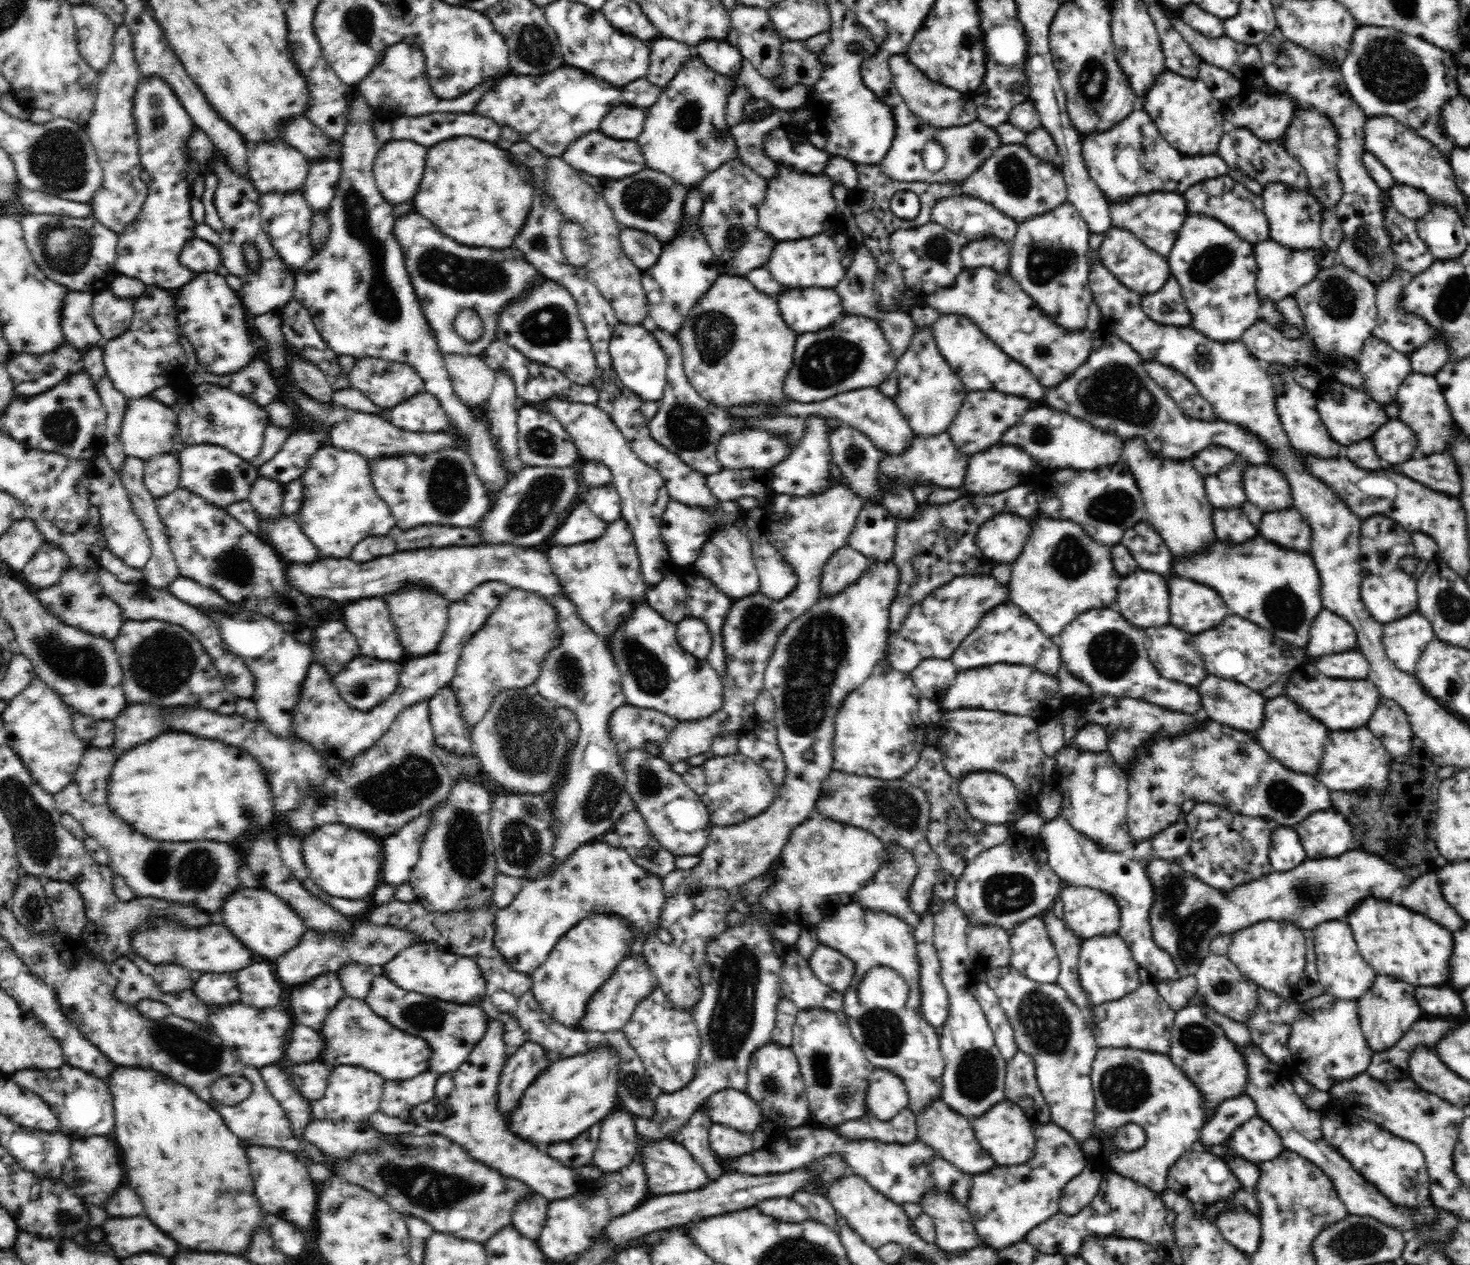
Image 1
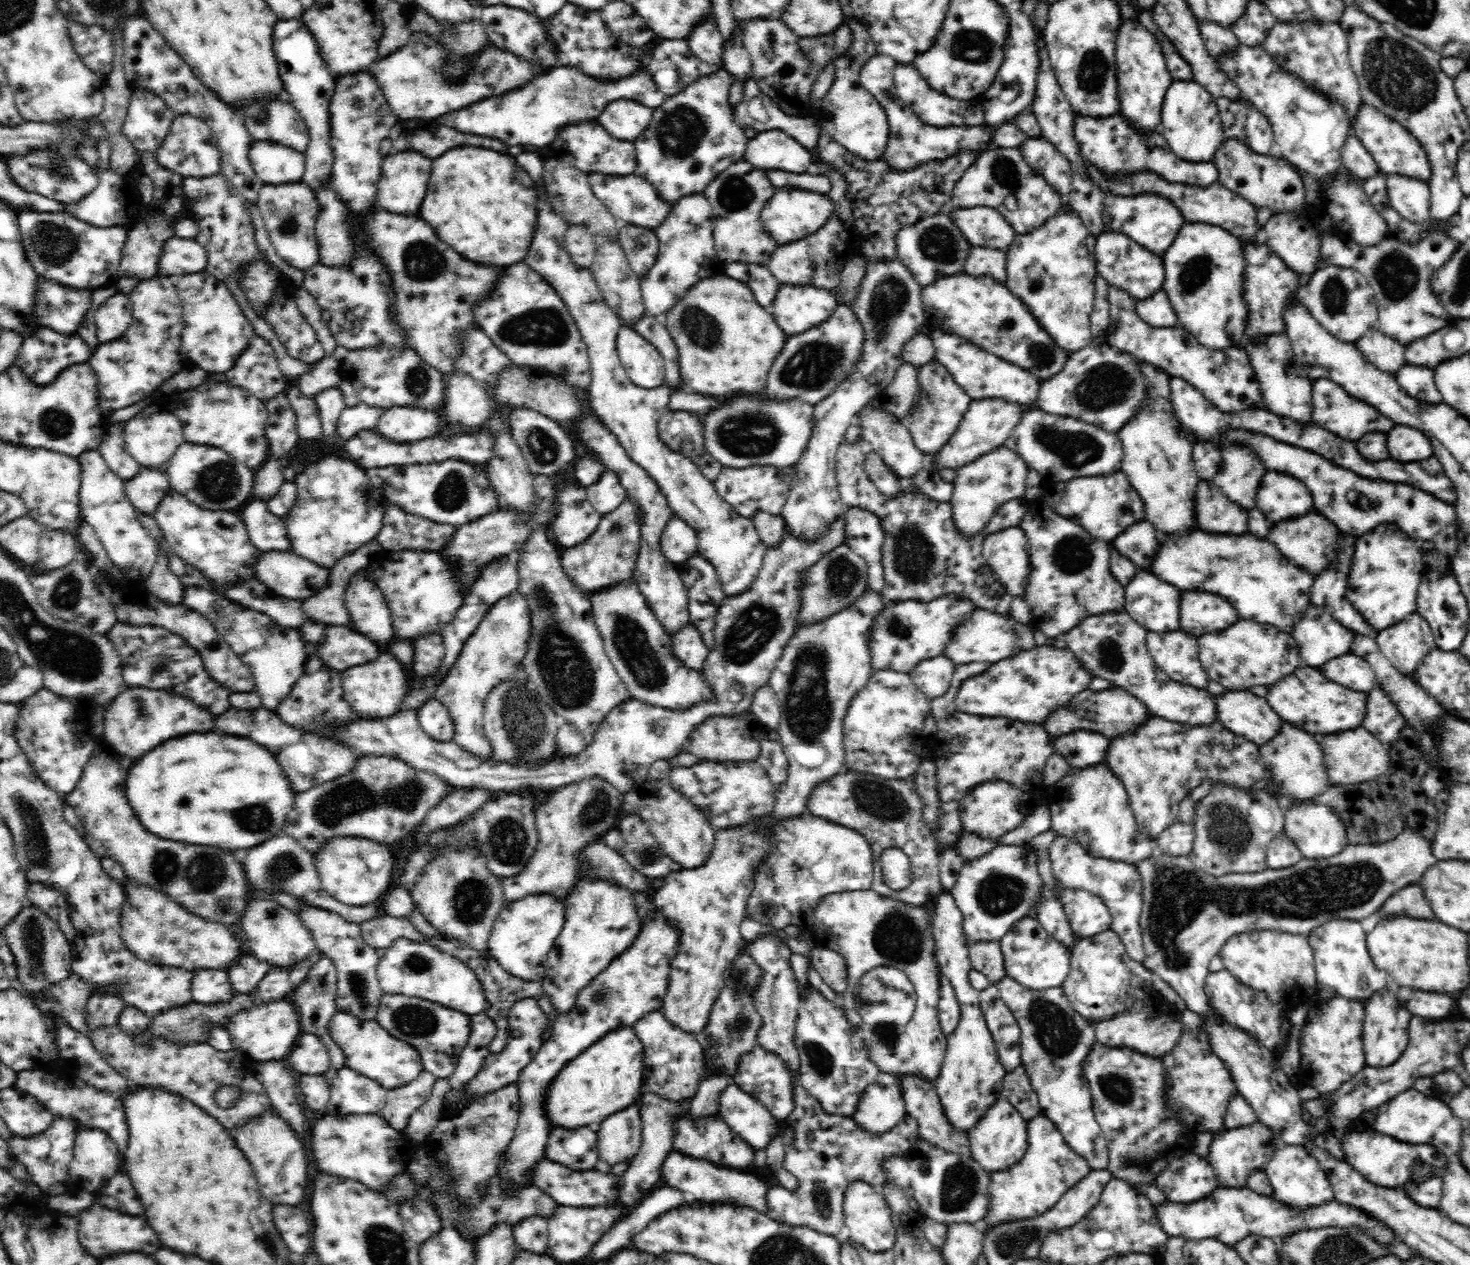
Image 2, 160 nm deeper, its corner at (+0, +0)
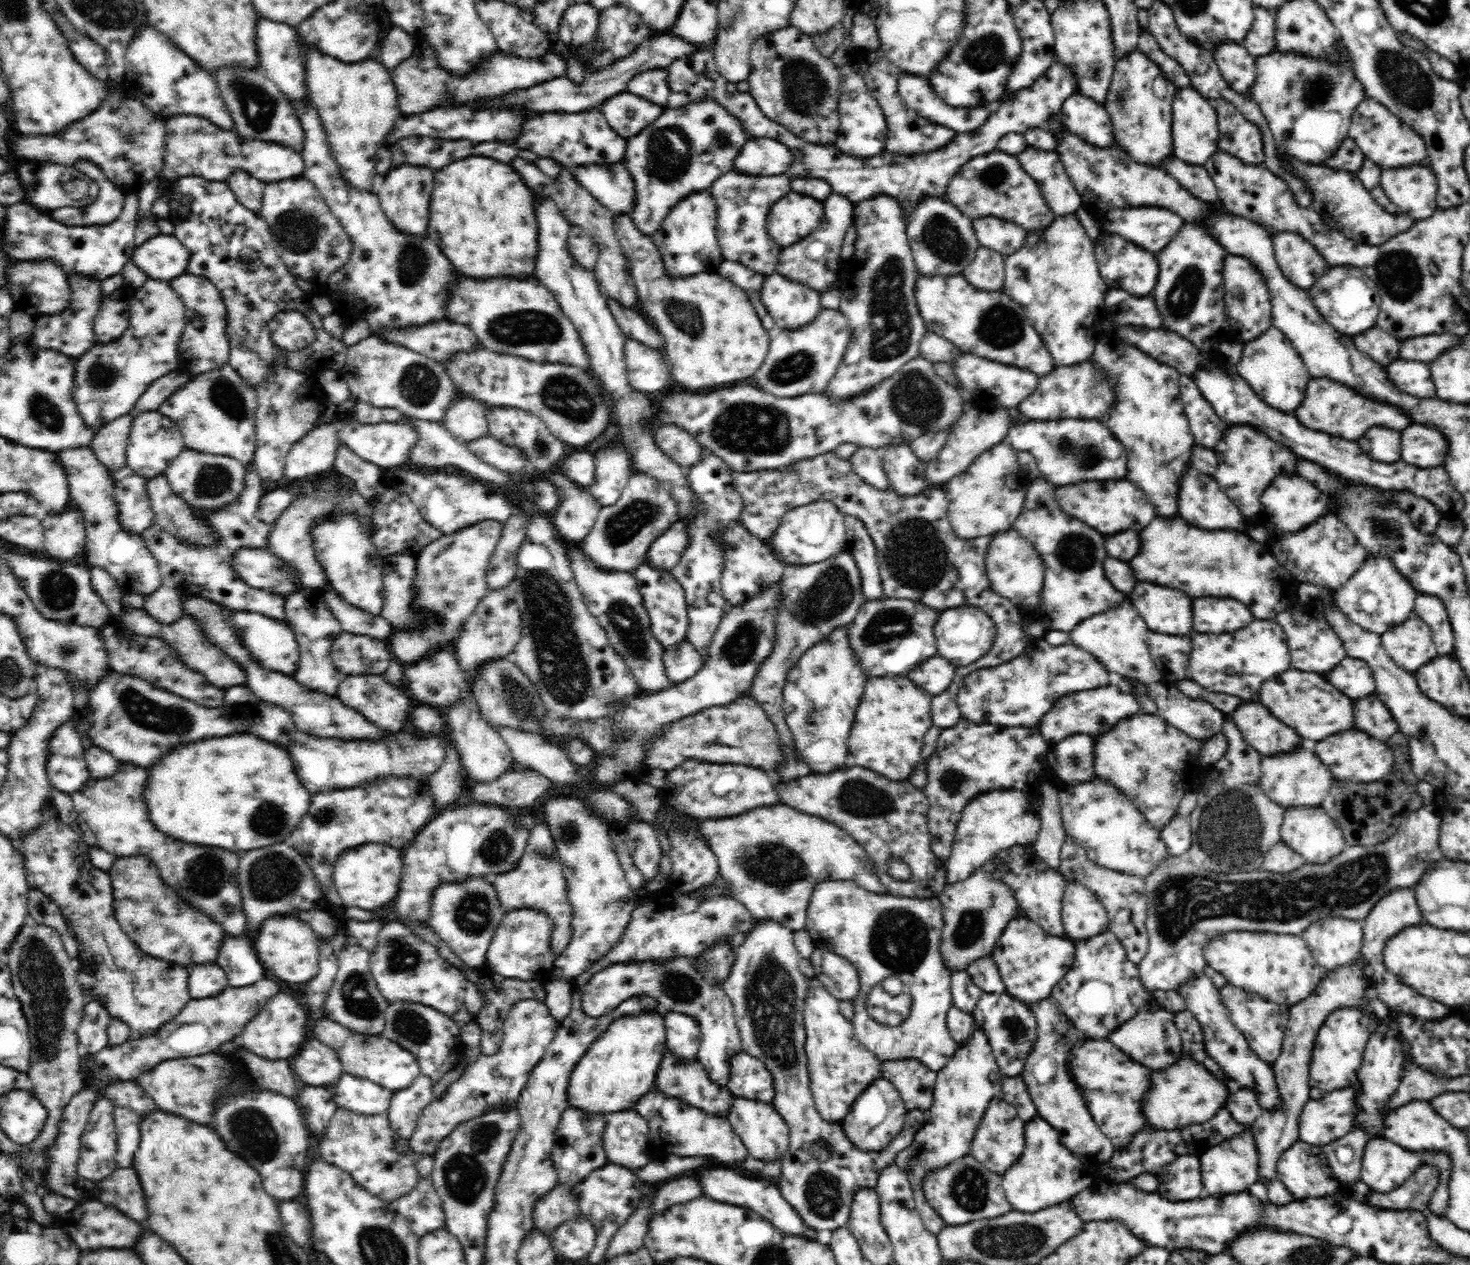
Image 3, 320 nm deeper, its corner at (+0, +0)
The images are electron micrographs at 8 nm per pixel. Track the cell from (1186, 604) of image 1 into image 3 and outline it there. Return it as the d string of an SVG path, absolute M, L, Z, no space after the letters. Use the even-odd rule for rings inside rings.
M1198 598L1192 604L1192 612L1196 633L1231 633L1257 619L1248 606L1228 598Z

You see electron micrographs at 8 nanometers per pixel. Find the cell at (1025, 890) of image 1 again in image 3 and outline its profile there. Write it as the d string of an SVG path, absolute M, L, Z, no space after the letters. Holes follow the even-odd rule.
M996 858L988 861L986 864L977 868L967 879L960 882L947 882L944 890L938 894L939 901L943 910L943 927L940 940L940 955L944 960L946 969L954 974L956 972L967 972L968 966L989 957L999 942L1002 932L1012 918L1021 915L1021 908L1016 902L1016 897L1012 893L1012 889L1000 881L992 877L992 870L996 866Z

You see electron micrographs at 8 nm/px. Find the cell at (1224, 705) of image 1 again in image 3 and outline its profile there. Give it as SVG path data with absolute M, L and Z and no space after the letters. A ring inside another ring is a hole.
M1246 700L1230 717L1246 742L1263 757L1288 754L1300 746L1300 736L1260 706L1258 700Z

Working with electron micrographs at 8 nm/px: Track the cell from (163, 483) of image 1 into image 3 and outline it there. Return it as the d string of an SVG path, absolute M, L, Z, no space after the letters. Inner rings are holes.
M135 475L117 480L115 484L114 501L119 511L120 525L126 532L140 535L155 520L146 482L146 478Z

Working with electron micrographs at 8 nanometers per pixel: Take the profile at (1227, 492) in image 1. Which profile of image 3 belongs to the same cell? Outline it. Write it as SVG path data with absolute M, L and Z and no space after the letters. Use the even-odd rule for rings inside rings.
M1227 424L1223 438L1212 448L1219 459L1216 473L1212 476L1224 494L1228 495L1241 514L1252 519L1260 512L1261 496L1268 486L1280 476L1296 475L1300 457L1290 448L1270 438L1253 424Z

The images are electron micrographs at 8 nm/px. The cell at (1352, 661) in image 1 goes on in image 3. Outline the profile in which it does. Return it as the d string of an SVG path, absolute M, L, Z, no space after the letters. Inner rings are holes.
M1346 657L1335 669L1325 676L1342 692L1354 698L1366 698L1375 694L1375 681L1372 669L1367 662Z

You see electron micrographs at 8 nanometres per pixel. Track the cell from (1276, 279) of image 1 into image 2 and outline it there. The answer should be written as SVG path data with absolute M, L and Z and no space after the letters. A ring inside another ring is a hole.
M1245 244L1244 248L1244 286L1242 295L1246 301L1246 326L1244 335L1248 338L1284 333L1282 312L1288 295L1294 292L1299 276L1288 269L1288 265L1276 256L1265 244L1254 246Z

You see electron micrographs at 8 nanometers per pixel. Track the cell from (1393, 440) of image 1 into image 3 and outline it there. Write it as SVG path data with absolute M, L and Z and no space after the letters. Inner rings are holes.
M1414 423L1402 432L1402 461L1419 467L1444 466L1450 446L1435 426Z

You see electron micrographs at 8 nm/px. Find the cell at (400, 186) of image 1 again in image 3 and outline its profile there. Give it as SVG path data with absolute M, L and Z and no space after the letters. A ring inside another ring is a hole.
M402 165L390 169L379 183L381 189L377 198L384 214L396 229L408 235L416 235L417 238L427 236L430 196L434 190L434 172L430 168Z

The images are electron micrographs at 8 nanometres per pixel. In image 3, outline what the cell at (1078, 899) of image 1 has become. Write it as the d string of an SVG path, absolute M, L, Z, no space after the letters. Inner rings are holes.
M1068 882L1060 908L1065 937L1069 940L1089 940L1109 931L1107 910L1089 888Z

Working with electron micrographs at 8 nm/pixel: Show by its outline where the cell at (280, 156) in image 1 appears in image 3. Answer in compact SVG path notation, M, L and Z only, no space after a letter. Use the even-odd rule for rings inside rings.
M174 115L166 121L166 156L161 174L168 182L182 177L202 177L206 181L224 182L234 171L244 171L265 183L302 175L302 153L292 147L240 136L234 129L223 128L198 115Z

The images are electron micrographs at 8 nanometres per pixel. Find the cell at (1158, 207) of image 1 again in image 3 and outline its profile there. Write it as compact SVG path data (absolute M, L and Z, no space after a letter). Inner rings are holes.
M1136 207L1122 210L1112 209L1099 216L1100 226L1103 231L1114 233L1125 238L1126 241L1152 253L1158 254L1179 233L1185 220L1179 214L1164 207Z

